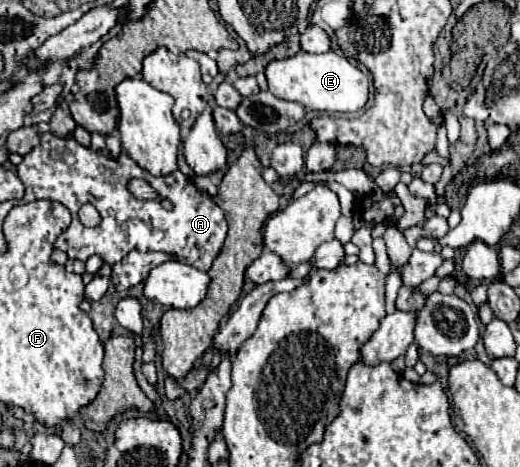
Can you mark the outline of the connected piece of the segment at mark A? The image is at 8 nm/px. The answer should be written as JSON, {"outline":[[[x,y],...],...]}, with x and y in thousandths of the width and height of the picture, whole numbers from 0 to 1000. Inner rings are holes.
{"outline":[[[96,281],[77,293],[73,315],[46,332],[31,366],[50,400],[42,435],[96,426],[135,448],[138,478],[108,516],[108,529],[127,537],[135,555],[165,559],[173,546],[192,546],[196,559],[219,567],[254,533],[312,537],[358,567],[400,580],[431,525],[438,482],[427,448],[408,430],[404,418],[392,426],[392,418],[373,400],[369,383],[350,366],[296,379],[258,349],[238,323],[223,340],[208,319],[181,323],[177,315],[154,310],[142,293],[108,293]],[[250,379],[281,383],[312,422],[335,435],[335,448],[319,452],[308,430],[262,426],[242,400]],[[158,435],[177,435],[192,452],[196,478],[188,486],[169,490],[150,473],[150,448]]]}

